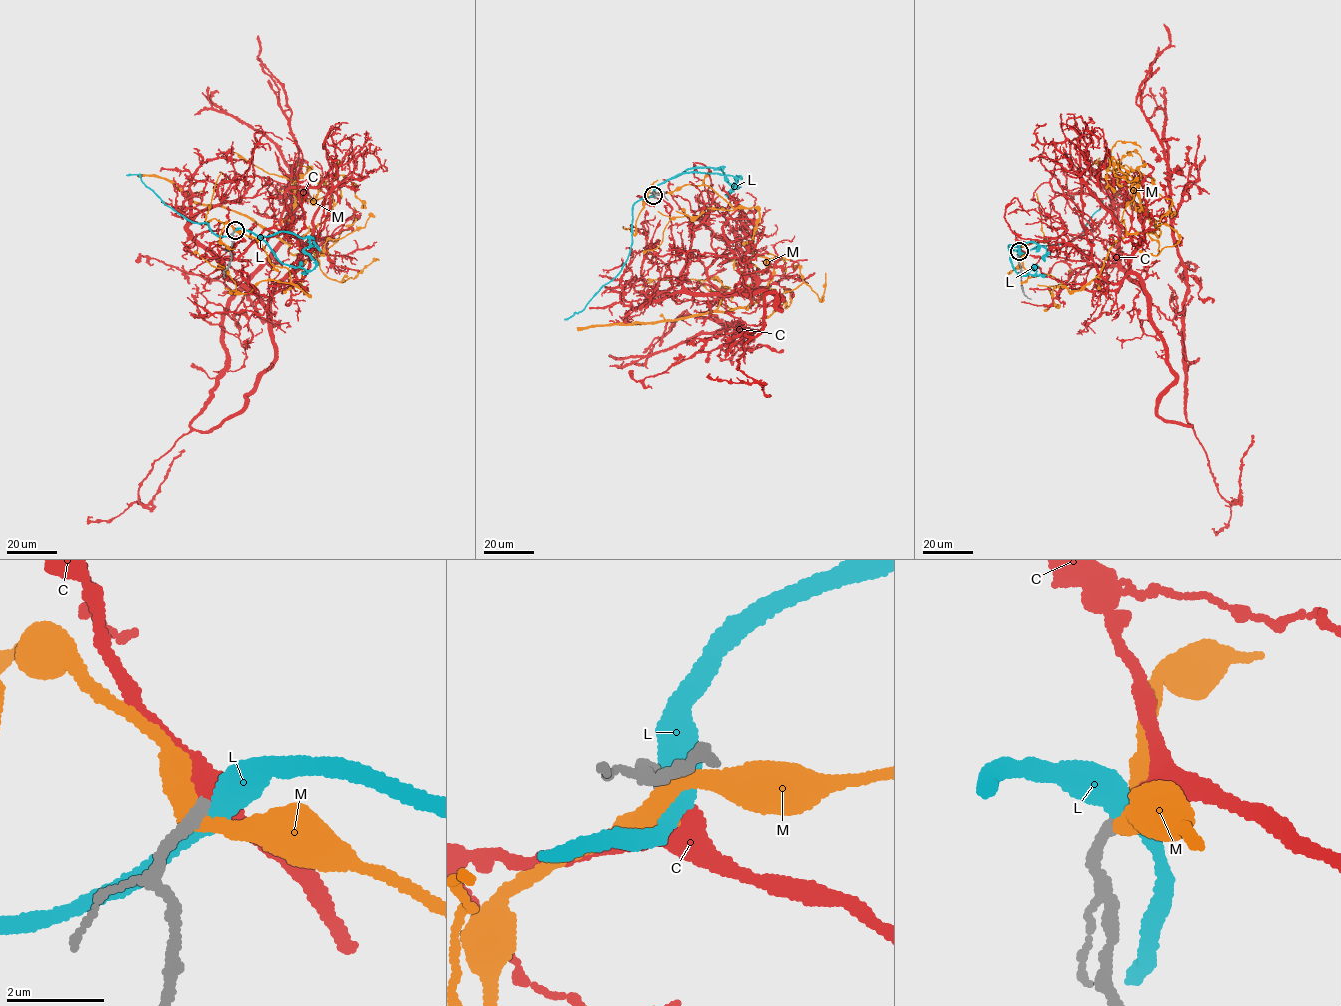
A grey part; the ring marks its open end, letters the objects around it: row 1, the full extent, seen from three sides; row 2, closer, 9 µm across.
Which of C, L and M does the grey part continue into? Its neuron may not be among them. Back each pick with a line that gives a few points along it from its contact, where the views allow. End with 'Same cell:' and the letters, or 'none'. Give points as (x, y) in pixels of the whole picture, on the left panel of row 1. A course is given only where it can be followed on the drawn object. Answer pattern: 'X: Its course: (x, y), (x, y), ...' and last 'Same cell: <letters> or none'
C: Its course: (235, 230), (220, 261), (247, 290), (245, 358), (228, 371), (226, 304), (287, 231), (299, 168), (258, 35)
Same cell: C

